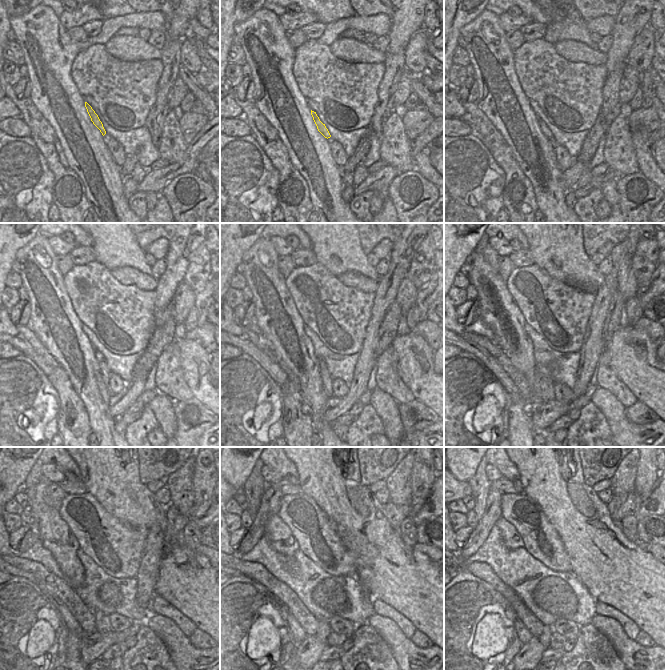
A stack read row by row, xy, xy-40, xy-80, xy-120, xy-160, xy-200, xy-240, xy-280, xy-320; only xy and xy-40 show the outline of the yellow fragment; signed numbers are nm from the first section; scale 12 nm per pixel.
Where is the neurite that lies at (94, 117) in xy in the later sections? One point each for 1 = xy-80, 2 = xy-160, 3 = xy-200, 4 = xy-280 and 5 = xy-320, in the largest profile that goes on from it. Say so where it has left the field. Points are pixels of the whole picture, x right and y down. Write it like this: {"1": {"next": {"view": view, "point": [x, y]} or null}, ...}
{"1": {"next": {"view": "xy-80", "point": [544, 128]}}, "2": {"next": {"view": "xy-160", "point": [326, 378]}}, "3": {"next": {"view": "xy-200", "point": [547, 385]}}, "4": {"next": {"view": "xy-280", "point": [324, 630]}}, "5": {"next": {"view": "xy-320", "point": [545, 638]}}}

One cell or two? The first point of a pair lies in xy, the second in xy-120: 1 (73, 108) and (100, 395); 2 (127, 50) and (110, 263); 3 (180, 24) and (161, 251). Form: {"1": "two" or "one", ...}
{"1": "one", "2": "two", "3": "two"}

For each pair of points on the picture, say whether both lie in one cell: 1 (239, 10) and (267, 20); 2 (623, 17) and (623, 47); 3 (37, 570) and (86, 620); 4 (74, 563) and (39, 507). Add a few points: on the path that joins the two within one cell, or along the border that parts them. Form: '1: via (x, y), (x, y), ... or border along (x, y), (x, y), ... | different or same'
1: border along (258, 10), (239, 21), (234, 30) | different
2: via (623, 24), (623, 40) | same
3: via (50, 580), (76, 607) | same
4: via (63, 549), (63, 544), (54, 533), (50, 521) | same

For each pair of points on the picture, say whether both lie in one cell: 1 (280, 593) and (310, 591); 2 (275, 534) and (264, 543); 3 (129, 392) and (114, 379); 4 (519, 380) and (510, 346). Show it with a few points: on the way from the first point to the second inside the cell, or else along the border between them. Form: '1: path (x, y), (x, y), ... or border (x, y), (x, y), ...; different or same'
1: border (276, 578), (285, 583), (309, 611); different
2: border (265, 533), (270, 545), (285, 555); different
3: border (126, 383), (118, 393), (112, 394); different
4: border (501, 350), (526, 379), (529, 388); different

